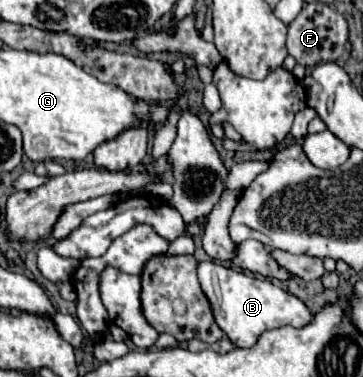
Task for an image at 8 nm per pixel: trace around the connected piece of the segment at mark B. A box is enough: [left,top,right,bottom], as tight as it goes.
[196,260,312,348]

